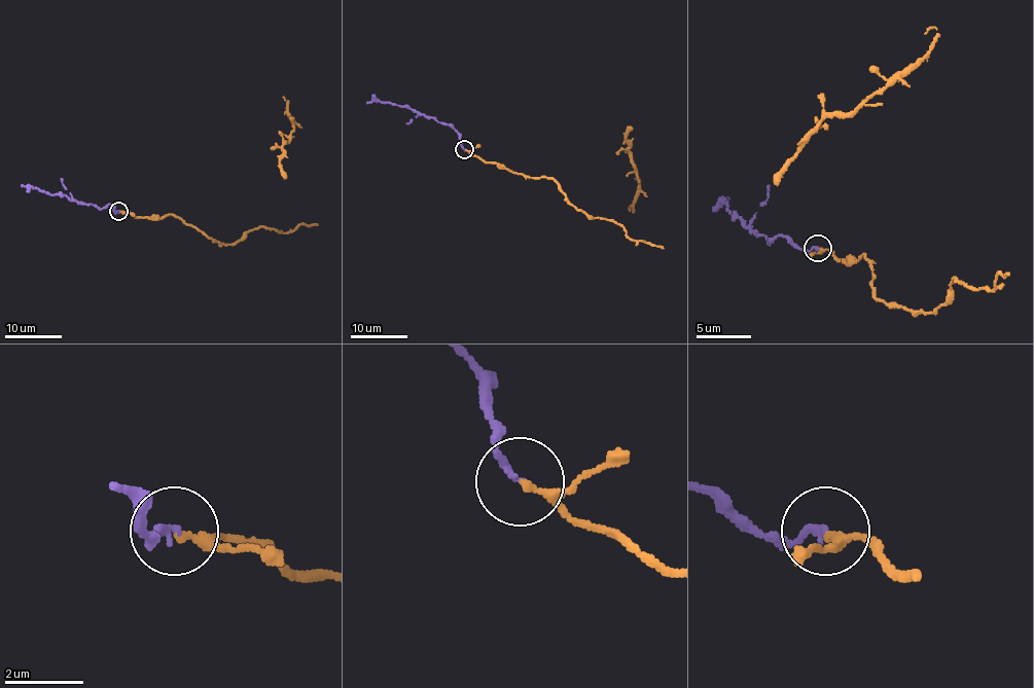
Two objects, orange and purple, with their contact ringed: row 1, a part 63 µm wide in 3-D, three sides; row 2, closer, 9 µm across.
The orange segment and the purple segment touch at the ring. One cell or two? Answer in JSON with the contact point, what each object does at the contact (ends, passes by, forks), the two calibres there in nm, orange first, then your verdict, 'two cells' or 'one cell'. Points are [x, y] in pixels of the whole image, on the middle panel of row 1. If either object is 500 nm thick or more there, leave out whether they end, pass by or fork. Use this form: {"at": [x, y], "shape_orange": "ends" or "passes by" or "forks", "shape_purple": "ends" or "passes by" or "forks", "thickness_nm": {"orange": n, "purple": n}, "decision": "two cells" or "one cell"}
{"at": [464, 149], "shape_orange": "passes by", "shape_purple": "ends", "thickness_nm": {"orange": 150, "purple": 190}, "decision": "one cell"}

